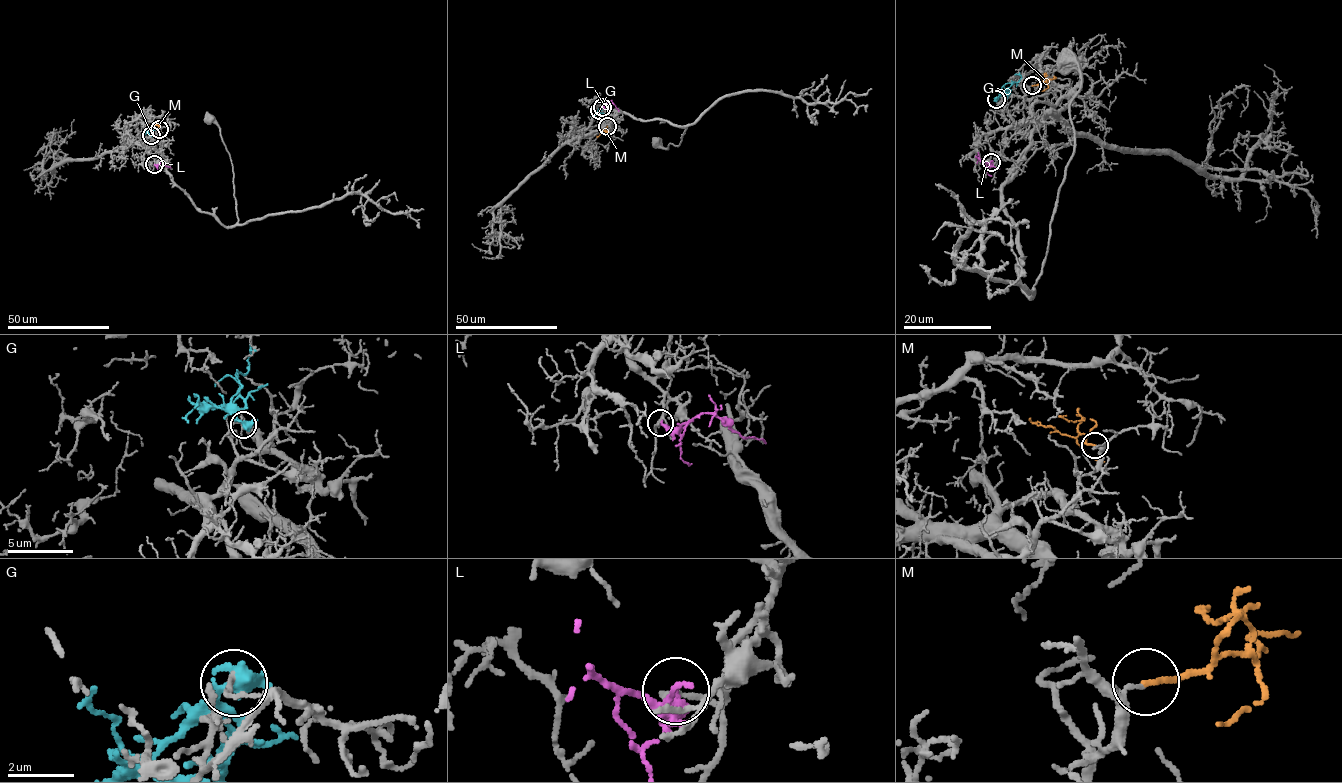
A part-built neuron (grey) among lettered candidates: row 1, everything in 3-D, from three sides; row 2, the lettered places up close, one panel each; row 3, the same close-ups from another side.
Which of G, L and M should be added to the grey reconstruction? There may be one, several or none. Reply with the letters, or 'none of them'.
none of them

